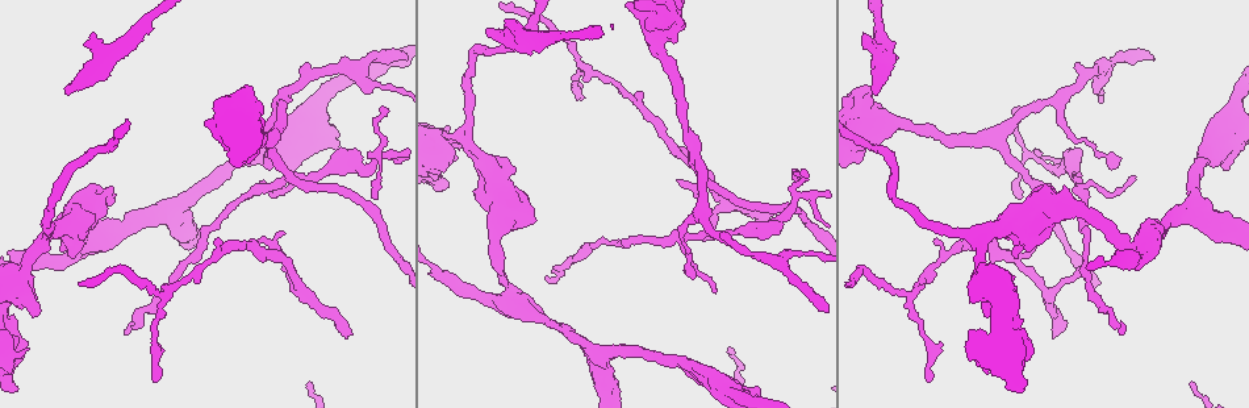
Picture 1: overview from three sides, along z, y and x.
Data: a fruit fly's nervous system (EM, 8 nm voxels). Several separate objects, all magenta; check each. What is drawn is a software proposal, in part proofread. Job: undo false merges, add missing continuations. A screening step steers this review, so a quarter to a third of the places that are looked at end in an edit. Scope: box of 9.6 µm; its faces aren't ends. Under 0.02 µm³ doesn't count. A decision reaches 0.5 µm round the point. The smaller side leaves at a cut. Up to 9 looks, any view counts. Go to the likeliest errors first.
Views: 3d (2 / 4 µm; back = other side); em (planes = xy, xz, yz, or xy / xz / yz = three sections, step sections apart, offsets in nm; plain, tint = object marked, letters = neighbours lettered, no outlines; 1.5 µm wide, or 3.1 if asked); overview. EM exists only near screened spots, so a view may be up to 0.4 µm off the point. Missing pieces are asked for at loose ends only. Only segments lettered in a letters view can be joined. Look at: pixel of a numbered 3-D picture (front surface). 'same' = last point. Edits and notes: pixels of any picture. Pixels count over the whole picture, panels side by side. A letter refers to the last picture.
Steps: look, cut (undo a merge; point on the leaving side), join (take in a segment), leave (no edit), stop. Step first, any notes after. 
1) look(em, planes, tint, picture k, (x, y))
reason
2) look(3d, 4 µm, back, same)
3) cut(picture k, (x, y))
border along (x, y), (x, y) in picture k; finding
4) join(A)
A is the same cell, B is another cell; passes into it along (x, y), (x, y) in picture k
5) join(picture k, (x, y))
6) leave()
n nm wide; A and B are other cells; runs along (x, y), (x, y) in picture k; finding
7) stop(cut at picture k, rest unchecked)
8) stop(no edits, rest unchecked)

look(em, xz, step 4, letters, picture 1, (1118, 332))
an open end

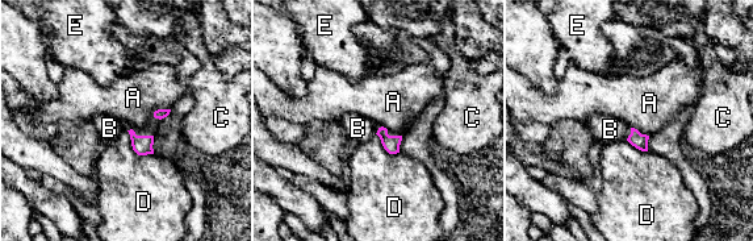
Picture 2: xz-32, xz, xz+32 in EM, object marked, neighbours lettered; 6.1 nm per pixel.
look(em, planes, letters, same)
cut it another way

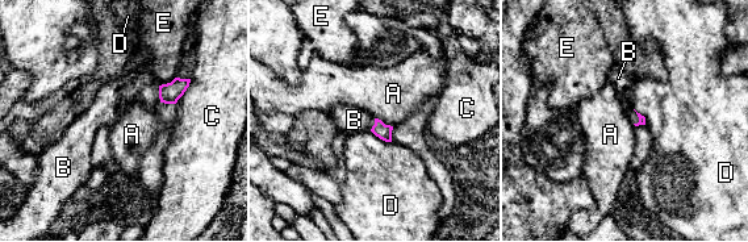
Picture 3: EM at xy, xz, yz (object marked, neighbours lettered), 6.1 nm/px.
join(B)
C touches over 180 nm; B is the same cell, A, C, D and E are other cells; it goes on there

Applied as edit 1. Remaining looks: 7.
look(overview)

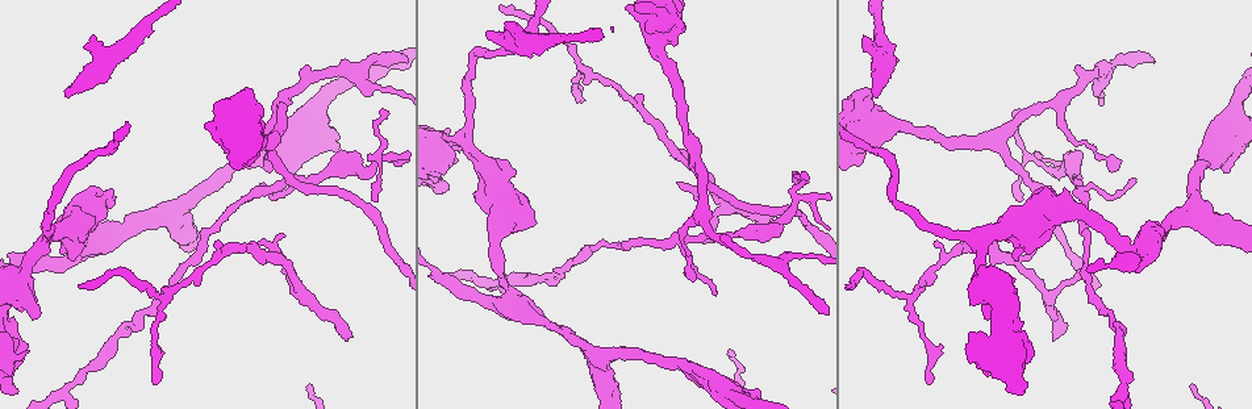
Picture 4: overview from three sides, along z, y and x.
look(em, planes, letters, picture 4, (90, 246))
calibre changes

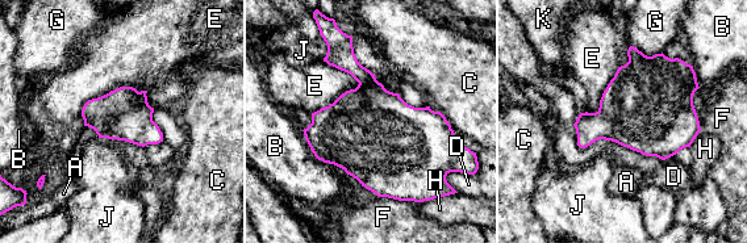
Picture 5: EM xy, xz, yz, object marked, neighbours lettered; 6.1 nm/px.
leave()
320 nm wide; A, B, C, D, E, F, G, H, J and K are other cells; border along (146, 89), (90, 99), (83, 125) in picture 5; one cell here

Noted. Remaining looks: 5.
look(em, xy, step 8, letters, picture 4, (930, 381))

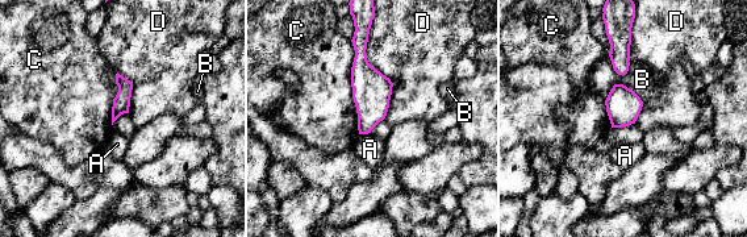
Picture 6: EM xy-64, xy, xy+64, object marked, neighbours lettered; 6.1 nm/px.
look(em, planes, letters, same)

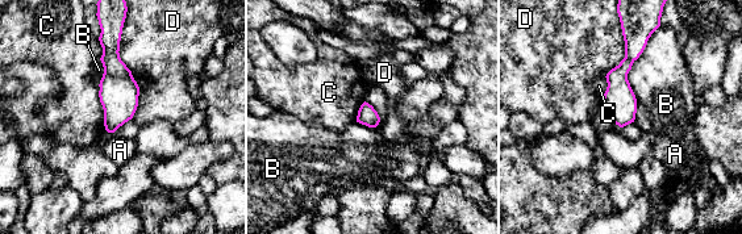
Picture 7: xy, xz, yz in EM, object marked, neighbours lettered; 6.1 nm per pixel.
leave()
B touches over 550 nm; A, B, C and D are other cells; runs along (632, 40), (621, 70), (621, 122) in picture 7; none of them fits

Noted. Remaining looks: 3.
look(3d, 4 µm, picture 4, (703, 243))
an open end

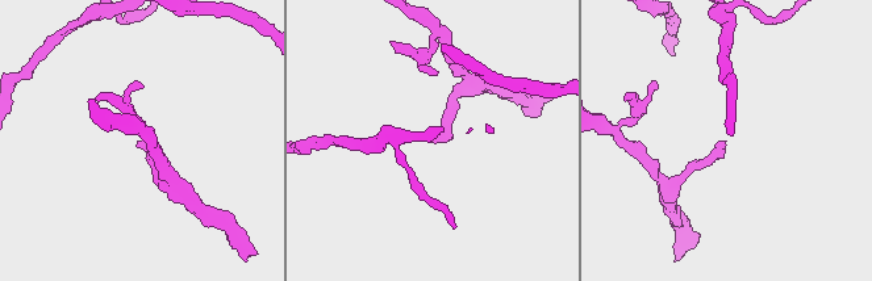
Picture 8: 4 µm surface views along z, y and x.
look(em, xz, step 8, letters, picture 8, (725, 144))

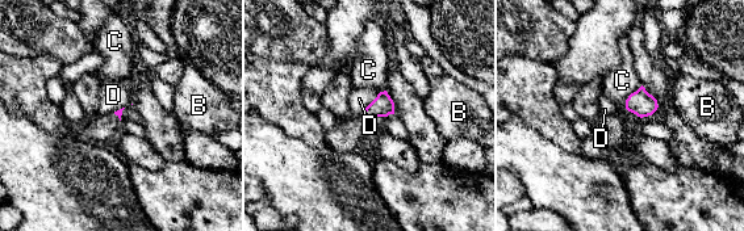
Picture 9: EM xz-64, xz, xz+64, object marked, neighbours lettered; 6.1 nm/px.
look(em, planes, letters, same)

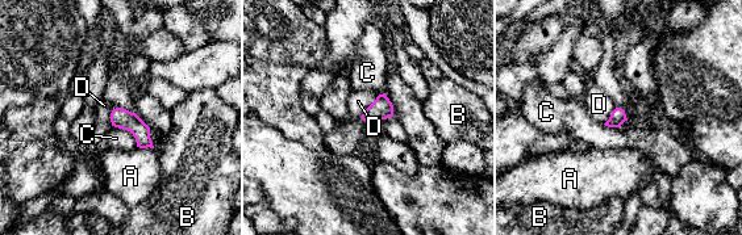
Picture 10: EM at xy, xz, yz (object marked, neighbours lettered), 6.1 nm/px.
leave()
C touches over 200 nm; A, B, C and D are other cells; border along (379, 93), (359, 117) in picture 10; no lettered segment goes on from it

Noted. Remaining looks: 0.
stop(join at picture 3, rest unchecked)

